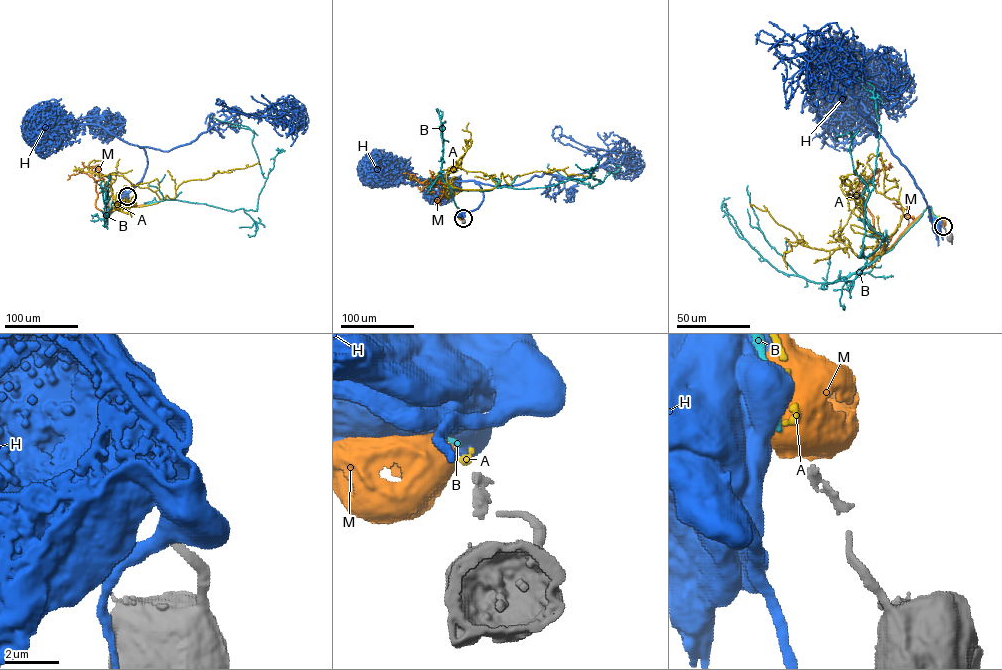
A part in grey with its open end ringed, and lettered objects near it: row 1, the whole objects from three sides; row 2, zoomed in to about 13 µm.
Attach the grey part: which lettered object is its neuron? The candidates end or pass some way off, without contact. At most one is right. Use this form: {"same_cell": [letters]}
{"same_cell": ["A"]}

